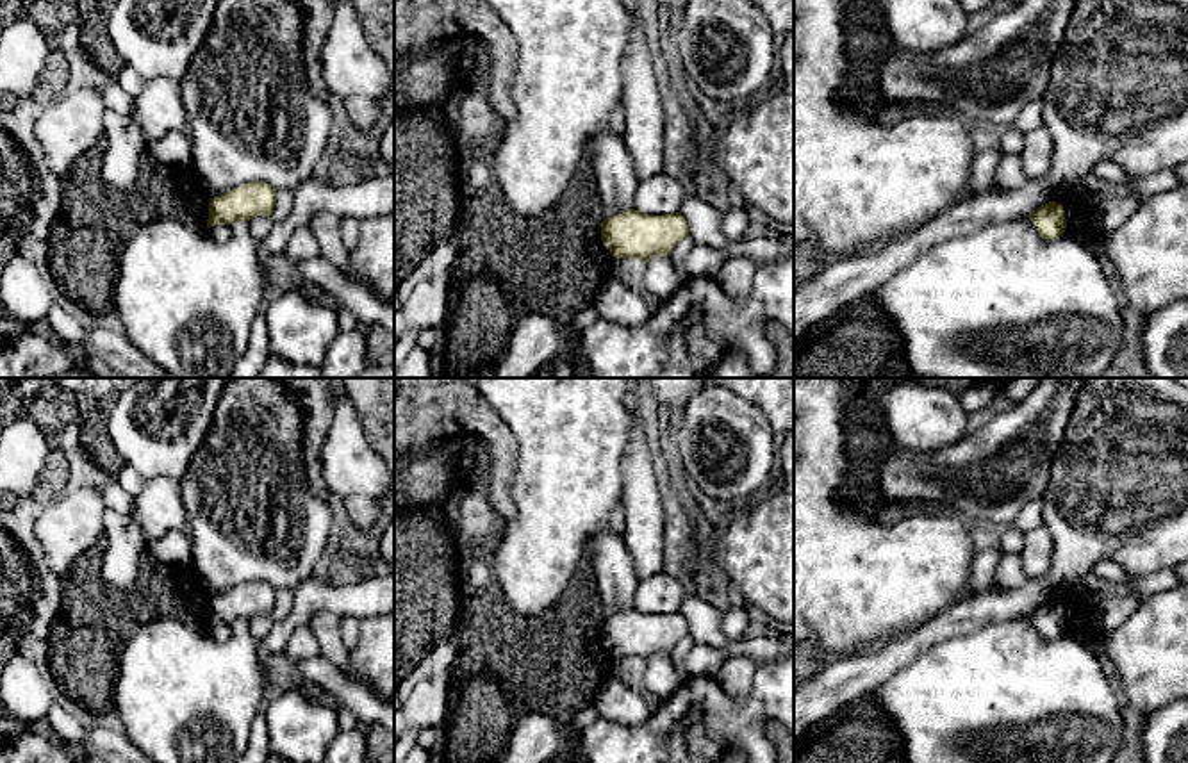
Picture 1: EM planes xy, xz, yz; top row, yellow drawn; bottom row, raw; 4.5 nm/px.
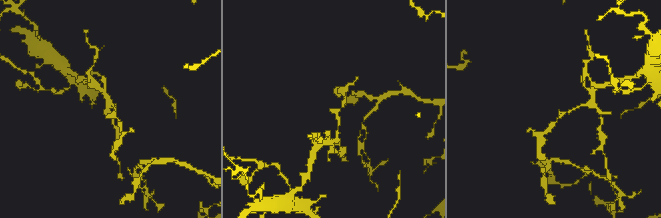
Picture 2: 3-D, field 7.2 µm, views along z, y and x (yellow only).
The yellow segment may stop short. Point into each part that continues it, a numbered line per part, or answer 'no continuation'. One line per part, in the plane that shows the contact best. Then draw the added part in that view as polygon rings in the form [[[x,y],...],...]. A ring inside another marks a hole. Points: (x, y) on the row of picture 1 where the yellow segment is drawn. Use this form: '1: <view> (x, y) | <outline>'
no continuation

